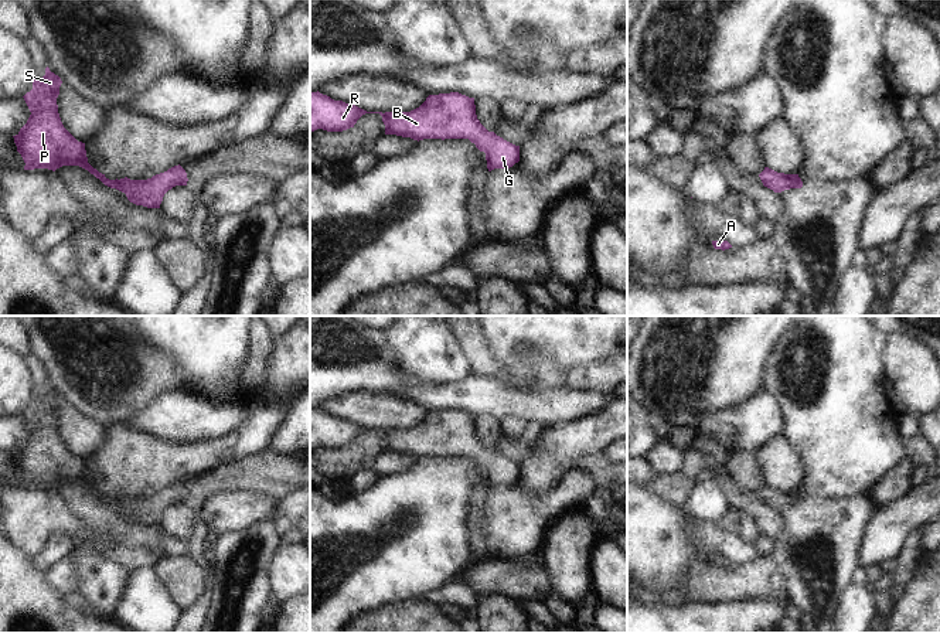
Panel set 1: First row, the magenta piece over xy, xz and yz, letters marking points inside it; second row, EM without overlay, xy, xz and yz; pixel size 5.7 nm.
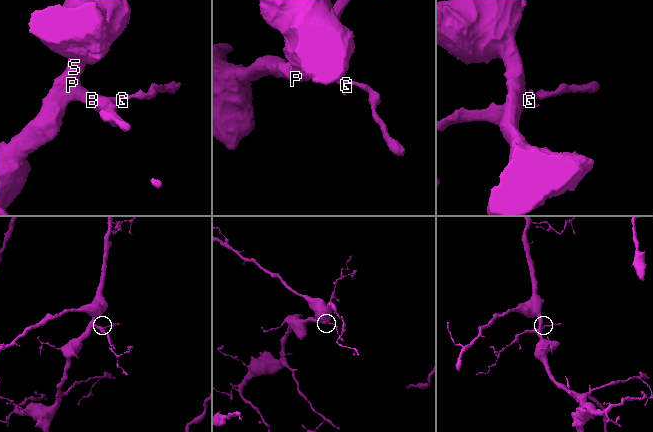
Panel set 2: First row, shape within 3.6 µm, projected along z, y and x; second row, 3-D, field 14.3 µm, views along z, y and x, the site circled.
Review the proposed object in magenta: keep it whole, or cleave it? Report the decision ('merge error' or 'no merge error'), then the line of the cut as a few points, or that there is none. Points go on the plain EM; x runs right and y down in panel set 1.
no merge error; no cut

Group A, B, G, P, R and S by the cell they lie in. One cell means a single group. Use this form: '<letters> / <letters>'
A B G P R S

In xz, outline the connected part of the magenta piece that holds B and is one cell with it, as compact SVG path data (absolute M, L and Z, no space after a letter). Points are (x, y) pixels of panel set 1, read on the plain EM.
M310 409L310 449L323 446L343 449L354 445L365 430L379 430L385 452L423 456L469 456L486 470L488 489L510 486L520 479L520 463L494 449L488 449L477 436L474 415L459 409L429 412L411 429L367 429L355 422L334 418L327 412Z

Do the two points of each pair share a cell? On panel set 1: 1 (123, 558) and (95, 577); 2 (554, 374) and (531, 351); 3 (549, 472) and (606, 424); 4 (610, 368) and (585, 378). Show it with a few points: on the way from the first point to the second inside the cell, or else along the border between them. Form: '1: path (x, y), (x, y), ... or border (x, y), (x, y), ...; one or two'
1: border (87, 547), (123, 565), (130, 572); two
2: path (548, 368), (537, 357); one
3: path (562, 458), (583, 436), (592, 434); one
4: path (605, 374), (591, 375); one

